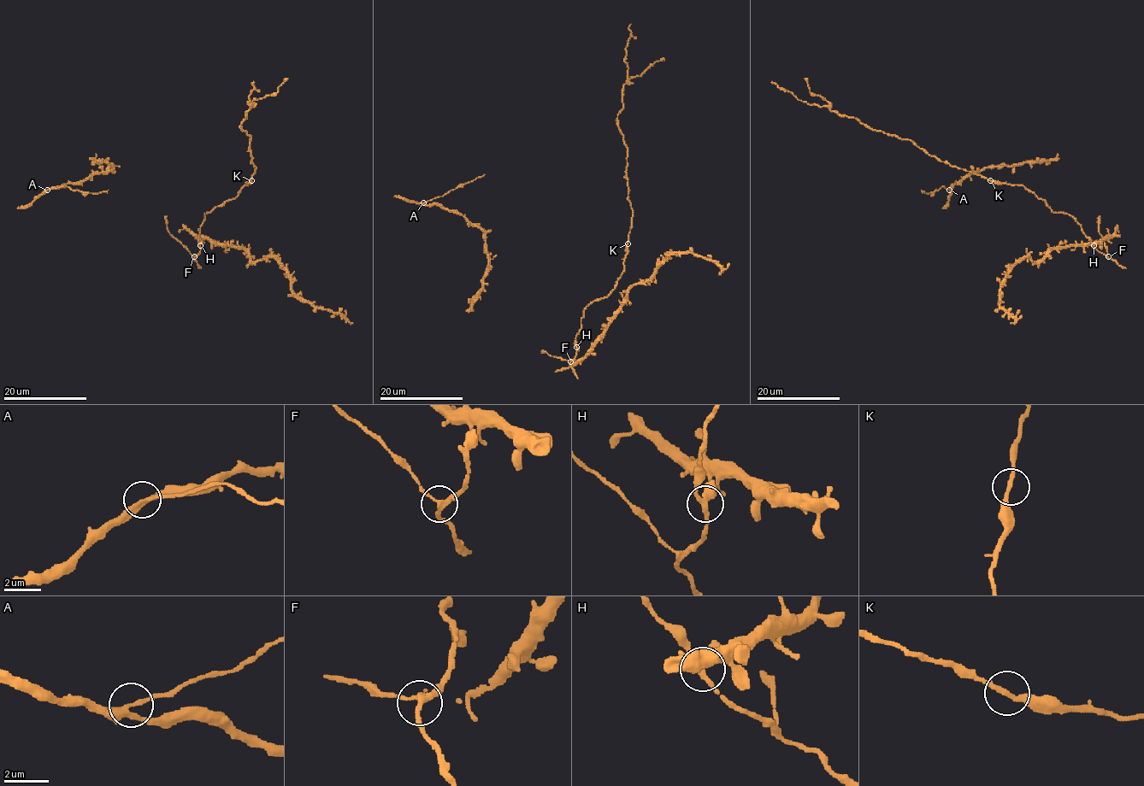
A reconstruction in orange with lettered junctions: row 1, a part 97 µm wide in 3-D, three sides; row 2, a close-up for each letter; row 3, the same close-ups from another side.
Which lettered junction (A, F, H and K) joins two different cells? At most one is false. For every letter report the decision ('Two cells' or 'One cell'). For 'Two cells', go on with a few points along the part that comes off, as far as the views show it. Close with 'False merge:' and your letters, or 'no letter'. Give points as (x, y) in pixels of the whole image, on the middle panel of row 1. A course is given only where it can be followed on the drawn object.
A: Two cells. Course of the part to remove: (423, 202), (443, 196), (485, 174)
F: One cell
H: One cell
K: One cell
False merge: A

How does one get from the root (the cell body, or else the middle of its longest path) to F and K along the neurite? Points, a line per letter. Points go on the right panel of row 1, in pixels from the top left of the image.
F: (1087, 236), (1099, 251), (1108, 256)
K: (1087, 236), (1070, 216), (1054, 213), (1044, 200), (1023, 185), (990, 180)

